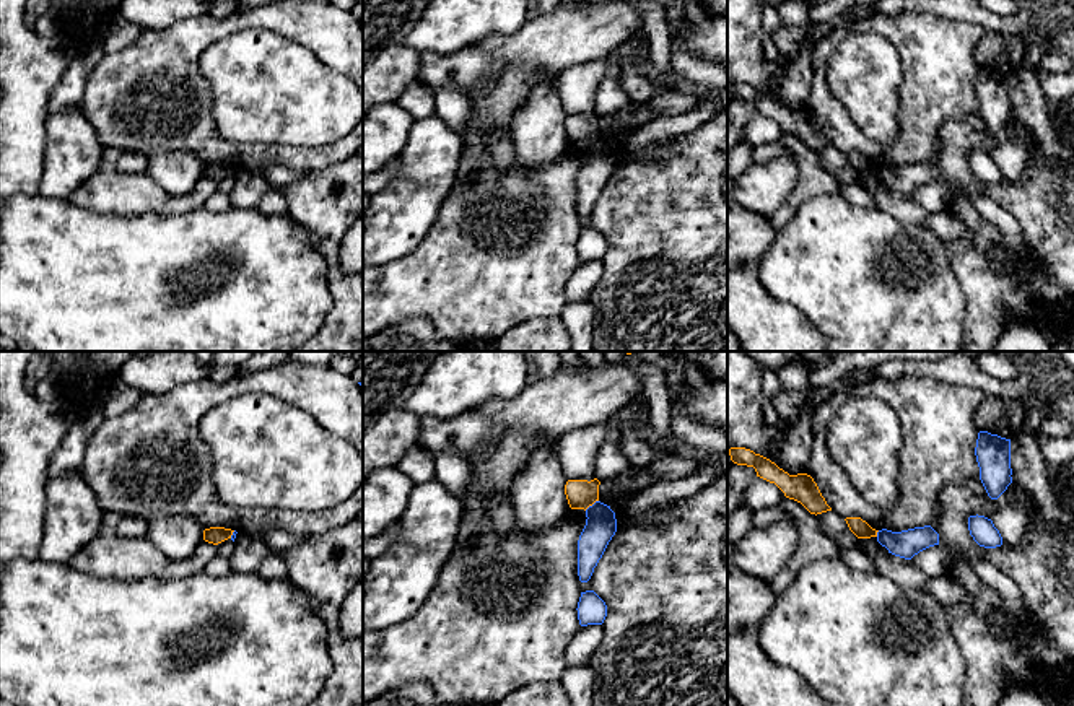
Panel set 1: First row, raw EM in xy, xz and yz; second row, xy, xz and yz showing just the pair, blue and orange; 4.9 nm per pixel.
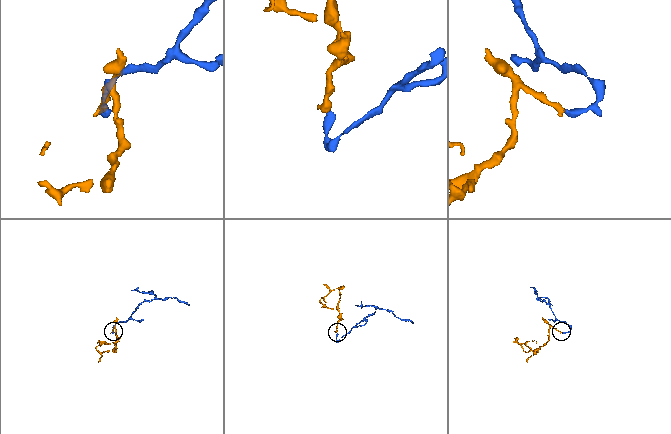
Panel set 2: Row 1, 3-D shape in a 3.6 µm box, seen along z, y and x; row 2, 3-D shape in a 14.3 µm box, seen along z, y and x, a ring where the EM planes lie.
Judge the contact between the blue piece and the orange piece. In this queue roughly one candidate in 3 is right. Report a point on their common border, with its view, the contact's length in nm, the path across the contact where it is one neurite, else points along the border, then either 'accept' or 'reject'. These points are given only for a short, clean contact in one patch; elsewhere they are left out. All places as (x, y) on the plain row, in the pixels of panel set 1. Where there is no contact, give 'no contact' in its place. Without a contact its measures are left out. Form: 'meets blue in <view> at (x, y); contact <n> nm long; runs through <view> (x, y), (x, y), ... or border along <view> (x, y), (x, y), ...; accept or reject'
meets blue in xz at (593, 140); contact 90 nm long; border along xz (598, 135), (585, 145); reject

